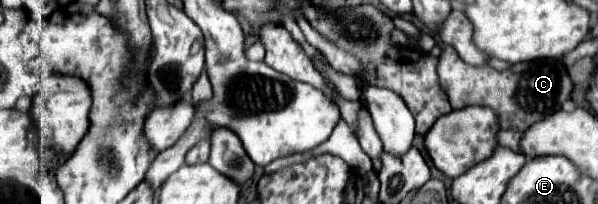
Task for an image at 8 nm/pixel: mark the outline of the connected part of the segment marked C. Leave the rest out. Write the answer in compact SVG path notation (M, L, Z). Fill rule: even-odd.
M444 45L438 57L438 83L446 93L452 109L464 109L468 105L490 107L496 117L500 129L526 131L532 123L552 115L562 109L564 101L570 99L572 81L558 59L536 59L516 63L506 71L496 71L492 67L472 67L464 63L454 47Z

